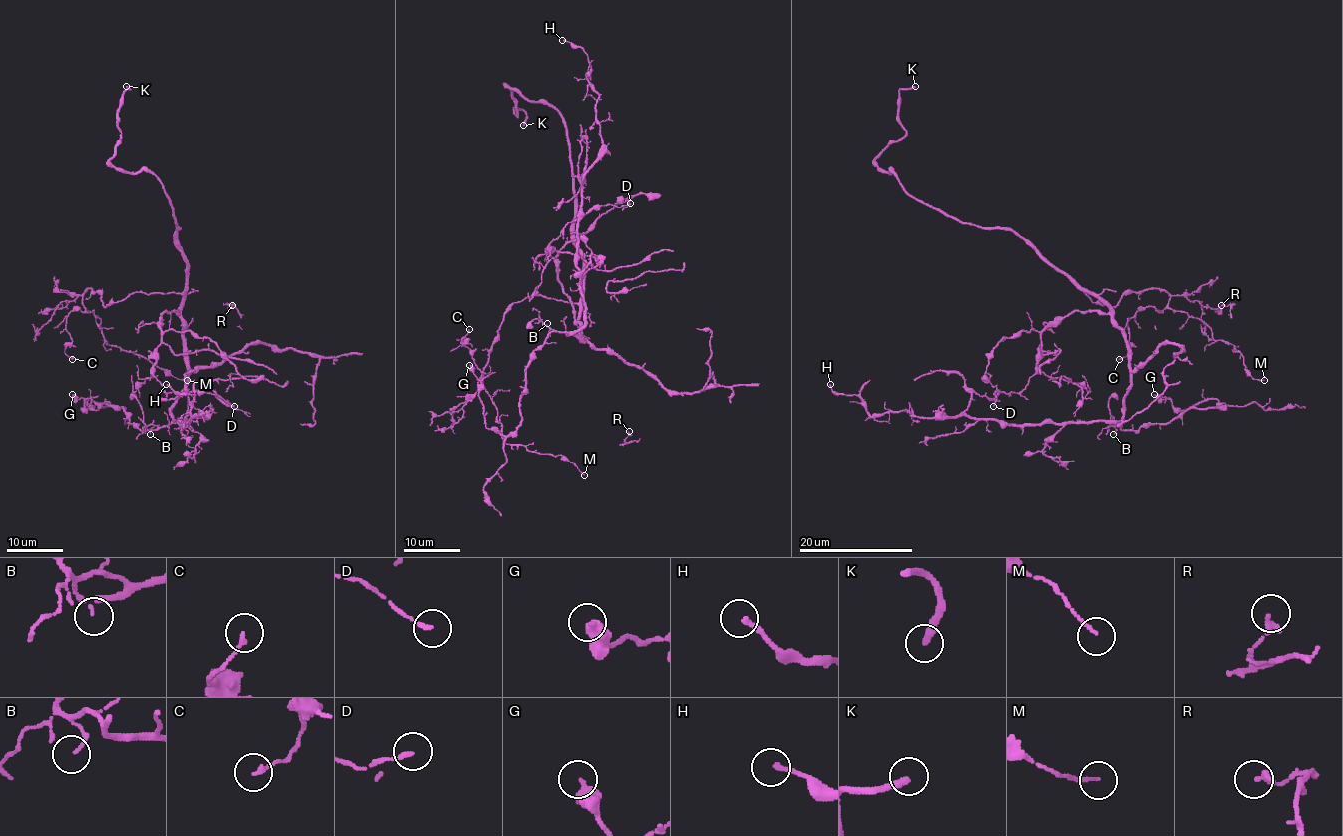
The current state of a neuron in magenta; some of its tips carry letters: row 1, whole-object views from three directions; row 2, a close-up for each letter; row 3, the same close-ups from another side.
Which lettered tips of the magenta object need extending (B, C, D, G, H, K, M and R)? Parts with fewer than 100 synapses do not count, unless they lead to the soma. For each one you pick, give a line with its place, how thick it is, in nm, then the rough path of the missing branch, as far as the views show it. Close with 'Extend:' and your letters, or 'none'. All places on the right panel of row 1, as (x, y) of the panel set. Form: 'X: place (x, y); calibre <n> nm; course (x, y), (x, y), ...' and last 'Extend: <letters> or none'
K: place (915, 86); calibre 280 nm; course (915, 86), (950, 50), (1039, 62), (1063, 39), (1058, 1), (1055, 40), (1063, 43), (1062, 5)
Extend: K

